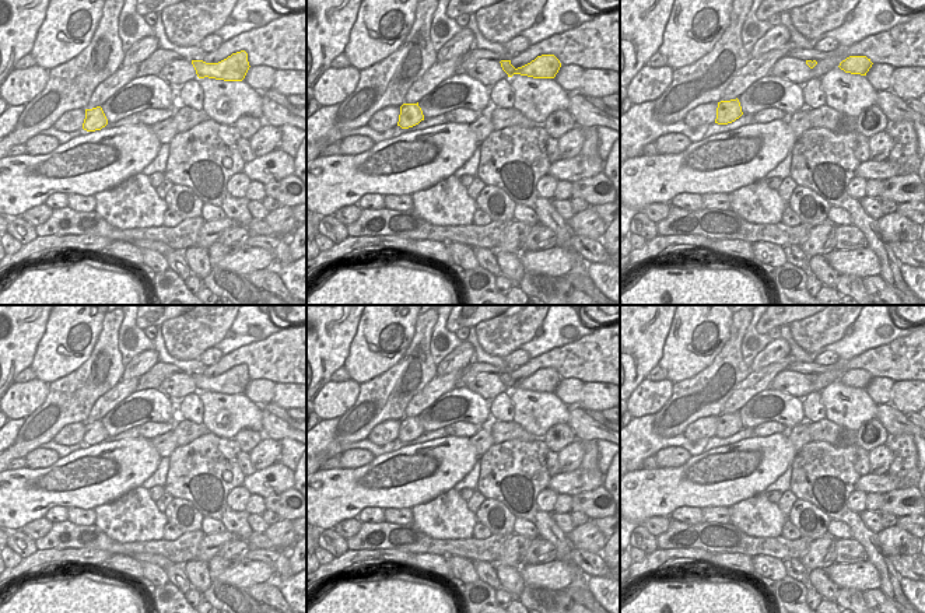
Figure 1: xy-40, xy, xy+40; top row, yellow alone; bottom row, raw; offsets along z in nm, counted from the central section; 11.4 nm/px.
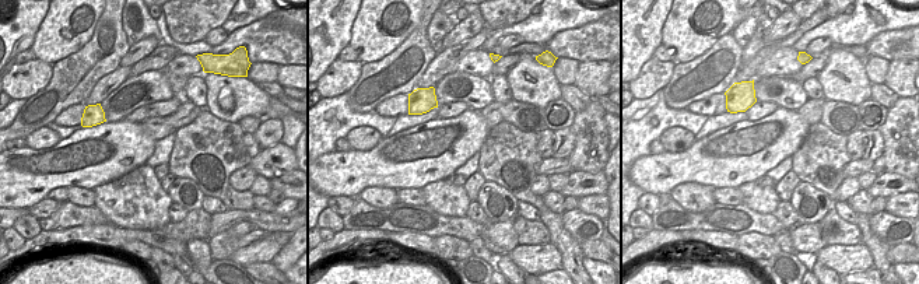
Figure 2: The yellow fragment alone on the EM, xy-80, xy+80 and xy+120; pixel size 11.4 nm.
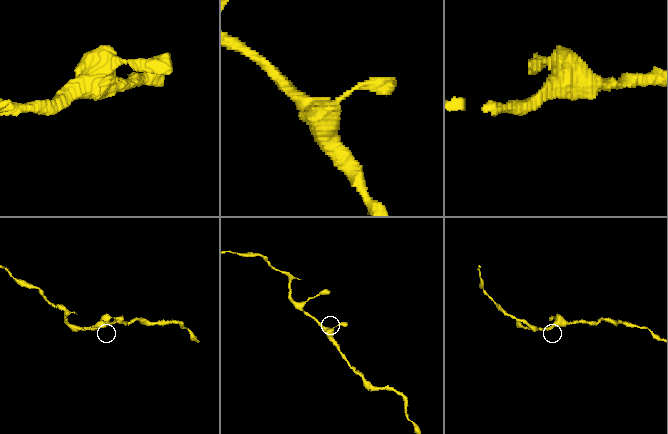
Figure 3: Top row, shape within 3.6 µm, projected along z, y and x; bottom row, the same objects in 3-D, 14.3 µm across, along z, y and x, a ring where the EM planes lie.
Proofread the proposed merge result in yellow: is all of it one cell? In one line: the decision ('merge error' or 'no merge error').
no merge error

